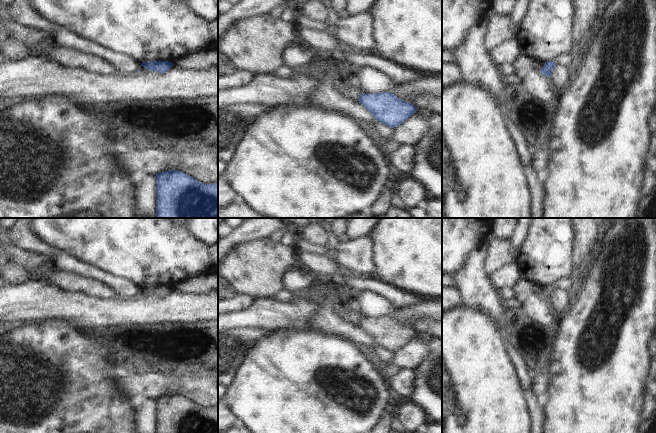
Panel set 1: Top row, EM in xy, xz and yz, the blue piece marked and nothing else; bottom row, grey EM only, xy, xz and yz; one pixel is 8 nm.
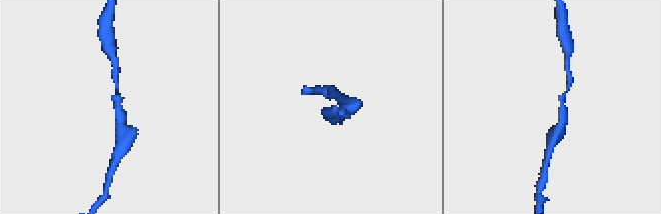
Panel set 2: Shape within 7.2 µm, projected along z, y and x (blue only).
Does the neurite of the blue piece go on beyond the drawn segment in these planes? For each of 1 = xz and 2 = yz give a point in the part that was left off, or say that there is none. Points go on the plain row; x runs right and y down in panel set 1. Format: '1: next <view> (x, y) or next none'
1: next none
2: next none

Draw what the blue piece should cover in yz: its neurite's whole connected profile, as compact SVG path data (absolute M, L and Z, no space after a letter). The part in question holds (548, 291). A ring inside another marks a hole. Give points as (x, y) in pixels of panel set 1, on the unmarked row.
M554 285L545 286L543 292L541 293L542 298L550 302L556 289L557 288Z

